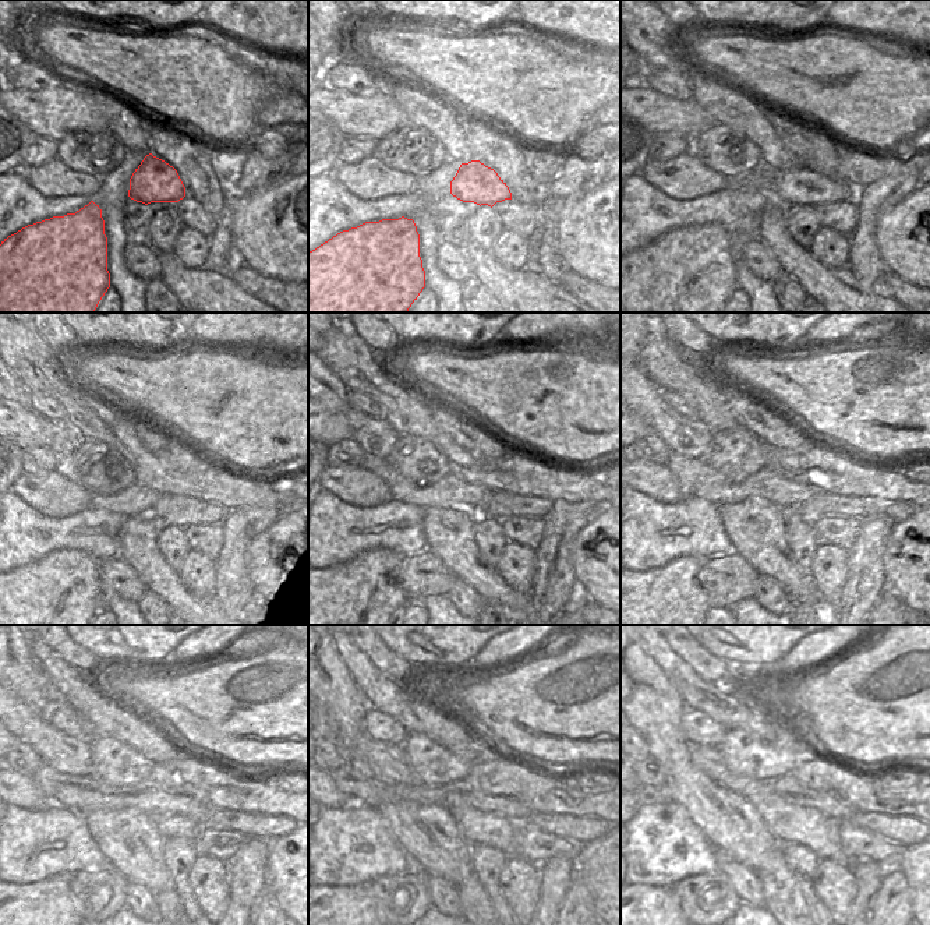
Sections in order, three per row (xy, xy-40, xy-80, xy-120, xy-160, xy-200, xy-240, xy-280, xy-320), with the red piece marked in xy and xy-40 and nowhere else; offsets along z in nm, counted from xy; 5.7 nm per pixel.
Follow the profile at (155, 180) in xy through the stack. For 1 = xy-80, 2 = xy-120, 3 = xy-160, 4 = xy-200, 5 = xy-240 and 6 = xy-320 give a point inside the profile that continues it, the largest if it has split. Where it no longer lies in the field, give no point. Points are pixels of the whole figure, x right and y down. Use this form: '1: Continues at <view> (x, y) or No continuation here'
1: Continues at xy-80 (802, 187)
2: Continues at xy-120 (183, 509)
3: Continues at xy-160 (501, 505)
4: Continues at xy-200 (820, 505)
5: Continues at xy-240 (216, 819)
6: Continues at xy-320 (852, 821).

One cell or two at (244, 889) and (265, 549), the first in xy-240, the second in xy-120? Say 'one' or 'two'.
two

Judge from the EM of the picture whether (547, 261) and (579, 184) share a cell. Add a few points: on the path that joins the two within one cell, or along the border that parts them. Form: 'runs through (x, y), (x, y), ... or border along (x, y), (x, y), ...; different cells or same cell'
runs through (548, 240), (551, 207), (558, 200); same cell

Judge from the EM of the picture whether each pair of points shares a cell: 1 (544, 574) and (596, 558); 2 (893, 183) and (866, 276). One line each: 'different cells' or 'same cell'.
1: different cells
2: same cell

